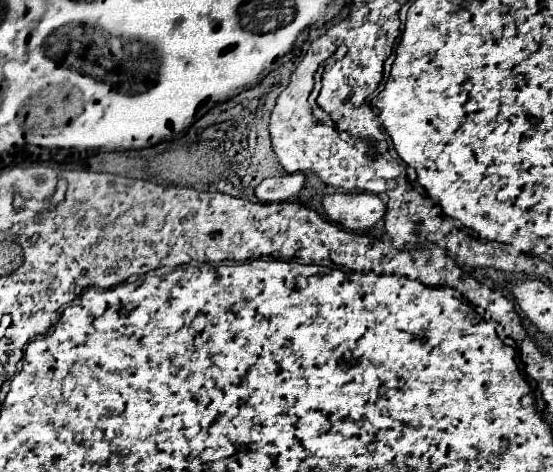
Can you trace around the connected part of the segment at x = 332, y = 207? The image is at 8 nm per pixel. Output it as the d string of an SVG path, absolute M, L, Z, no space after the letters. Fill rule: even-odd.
M338 192L326 195L322 205L333 222L356 232L372 228L386 212L384 202L368 192Z

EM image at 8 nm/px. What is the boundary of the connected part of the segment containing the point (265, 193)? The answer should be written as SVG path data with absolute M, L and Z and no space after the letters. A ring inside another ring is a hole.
M302 172L284 174L278 178L266 178L256 186L256 198L262 202L284 202L294 198L302 190L306 176Z

